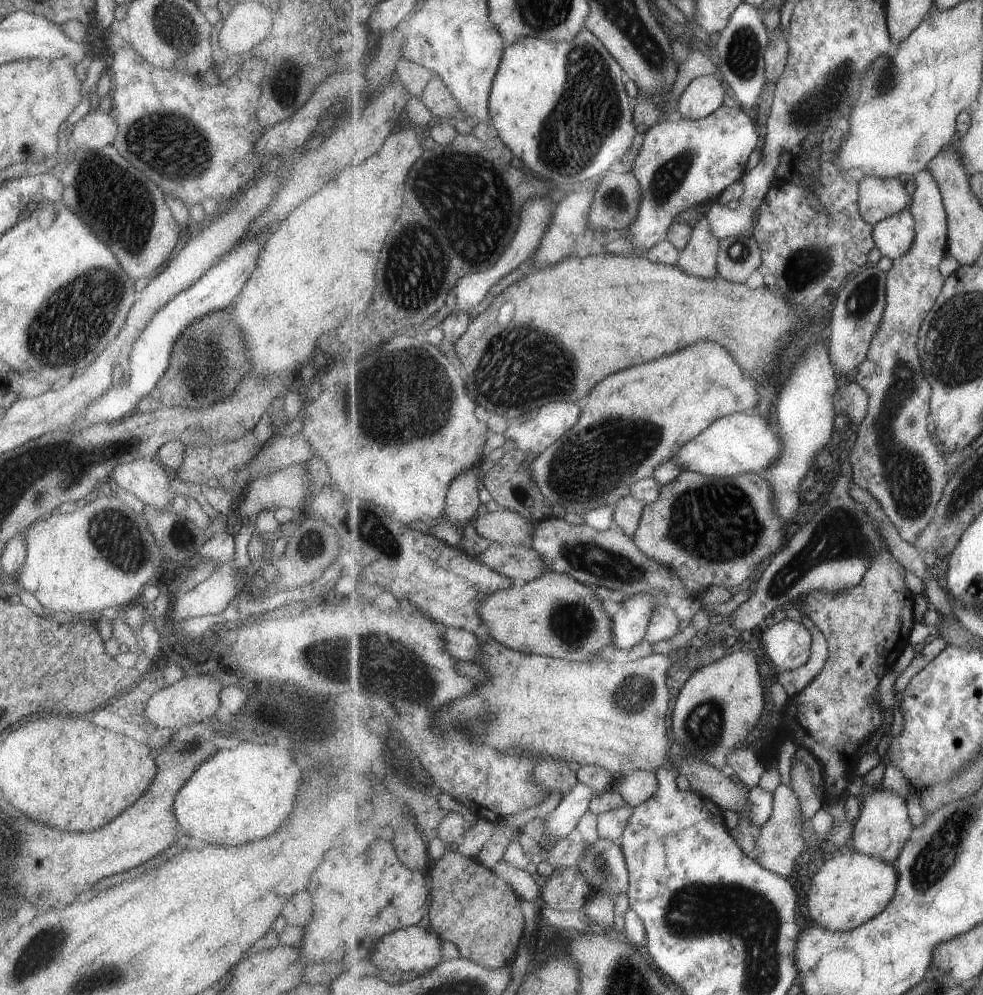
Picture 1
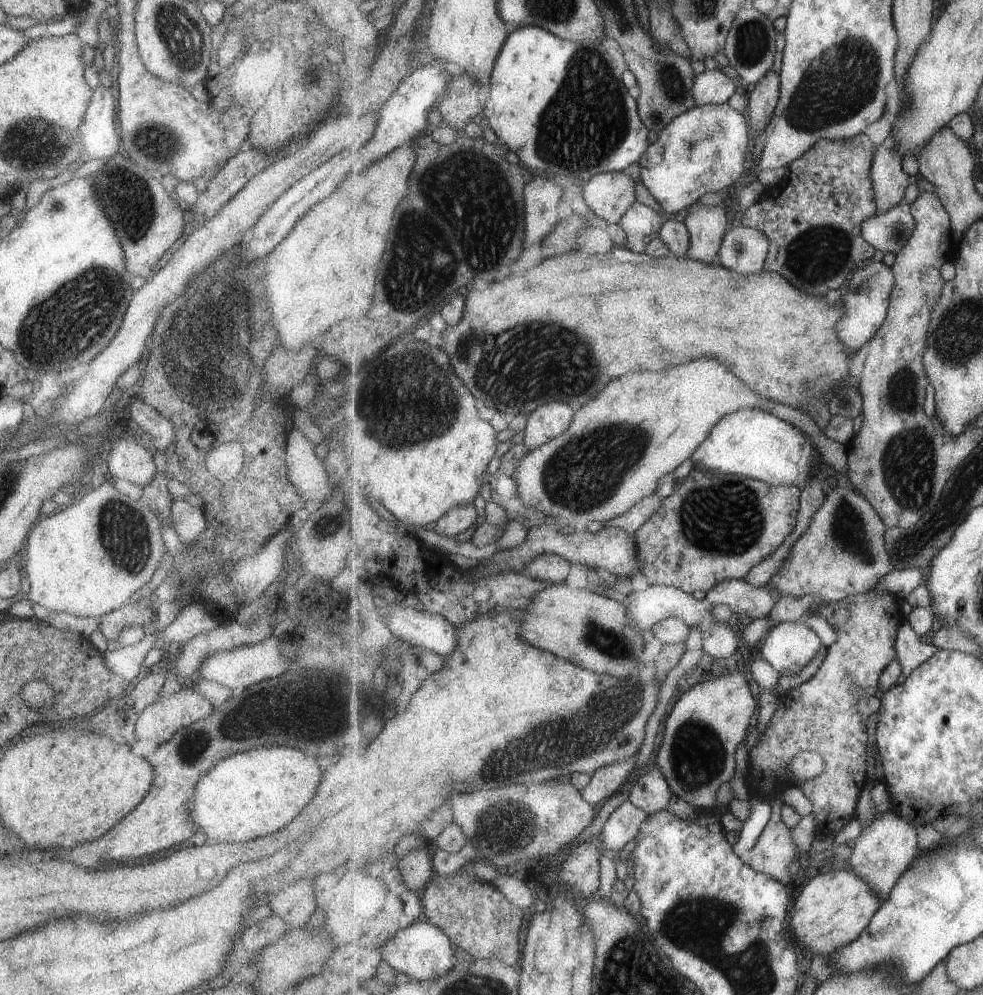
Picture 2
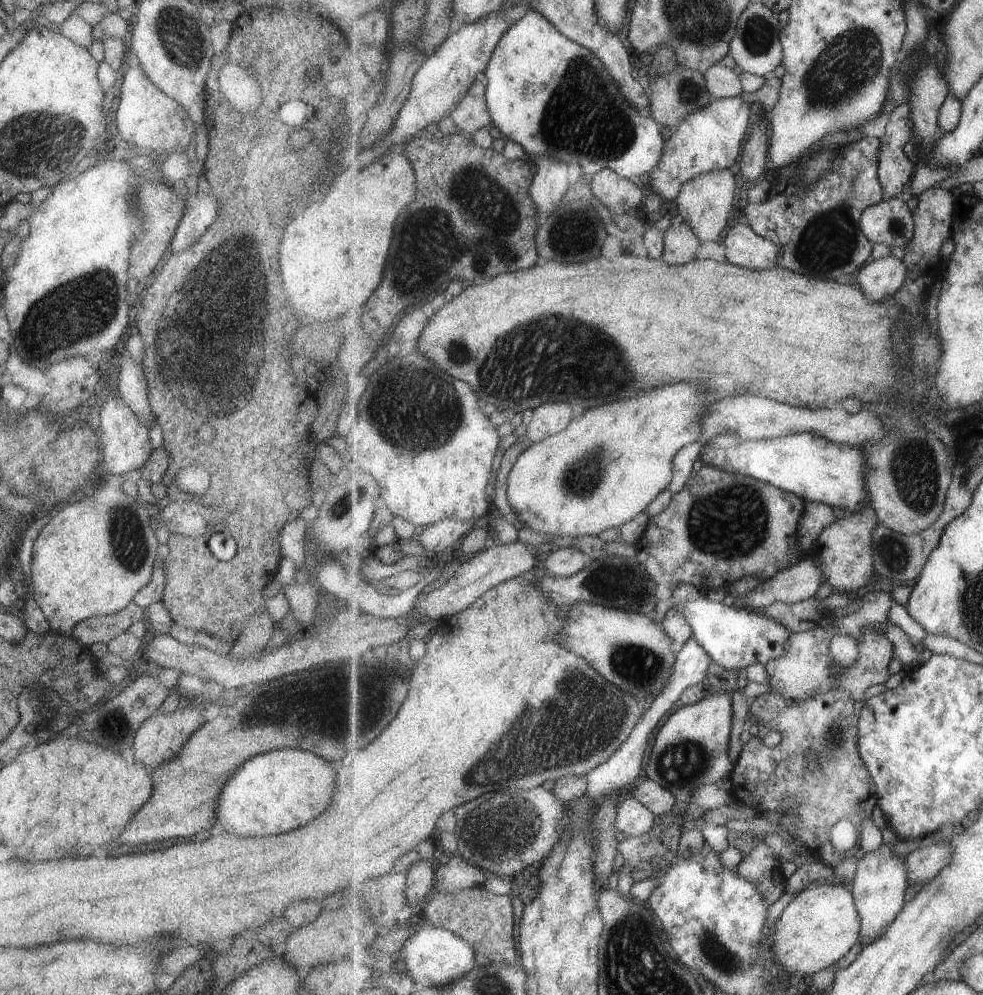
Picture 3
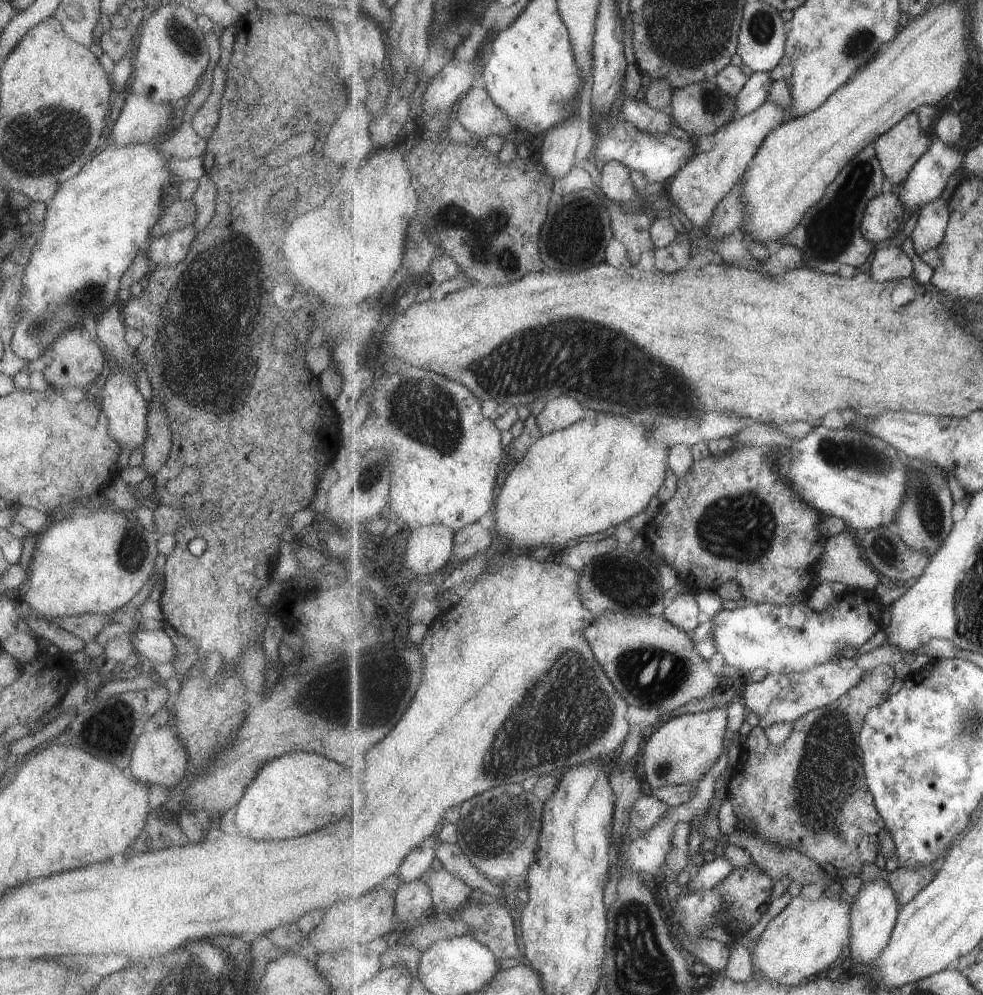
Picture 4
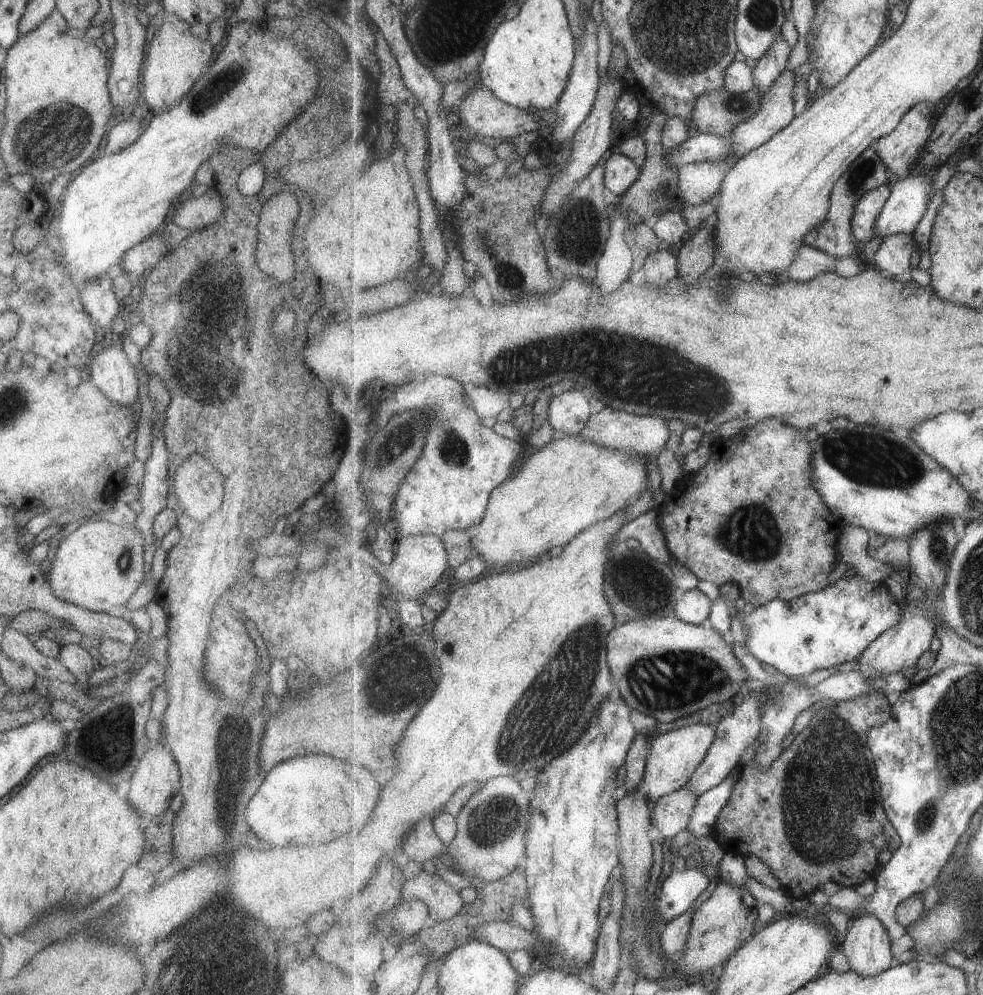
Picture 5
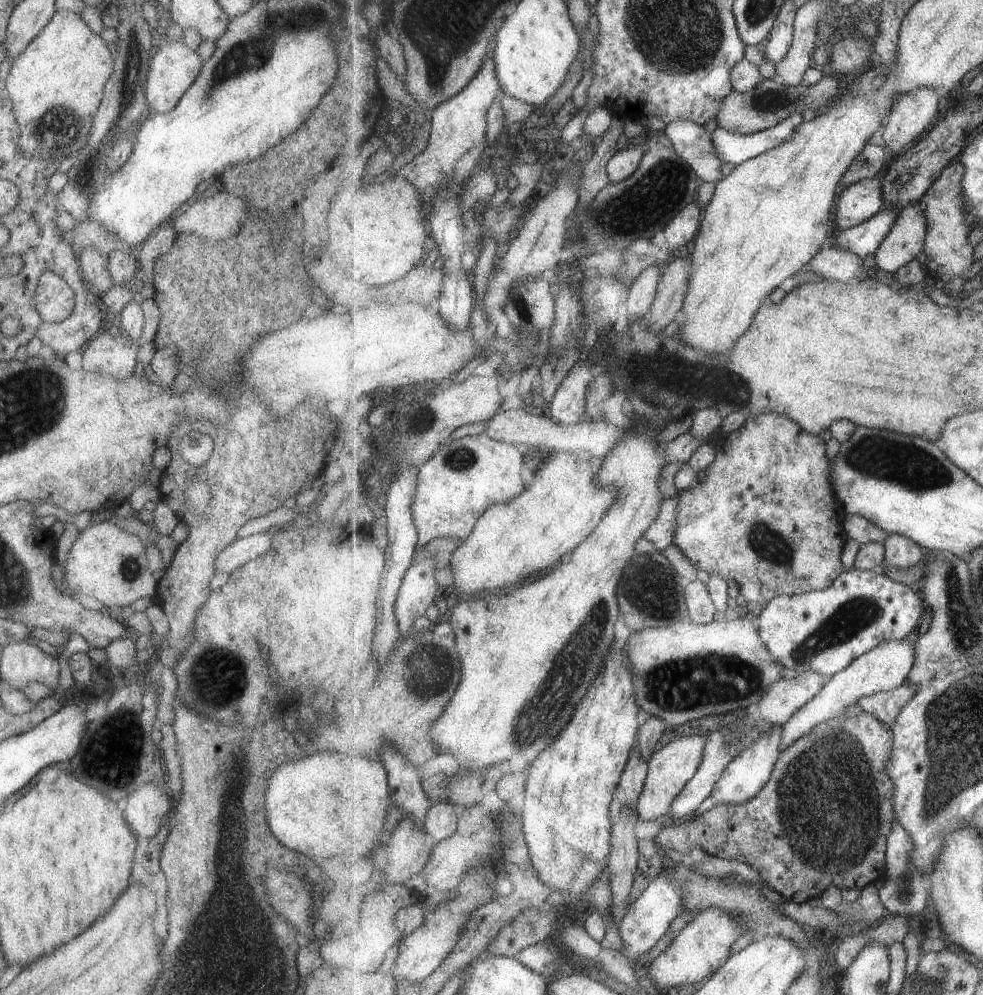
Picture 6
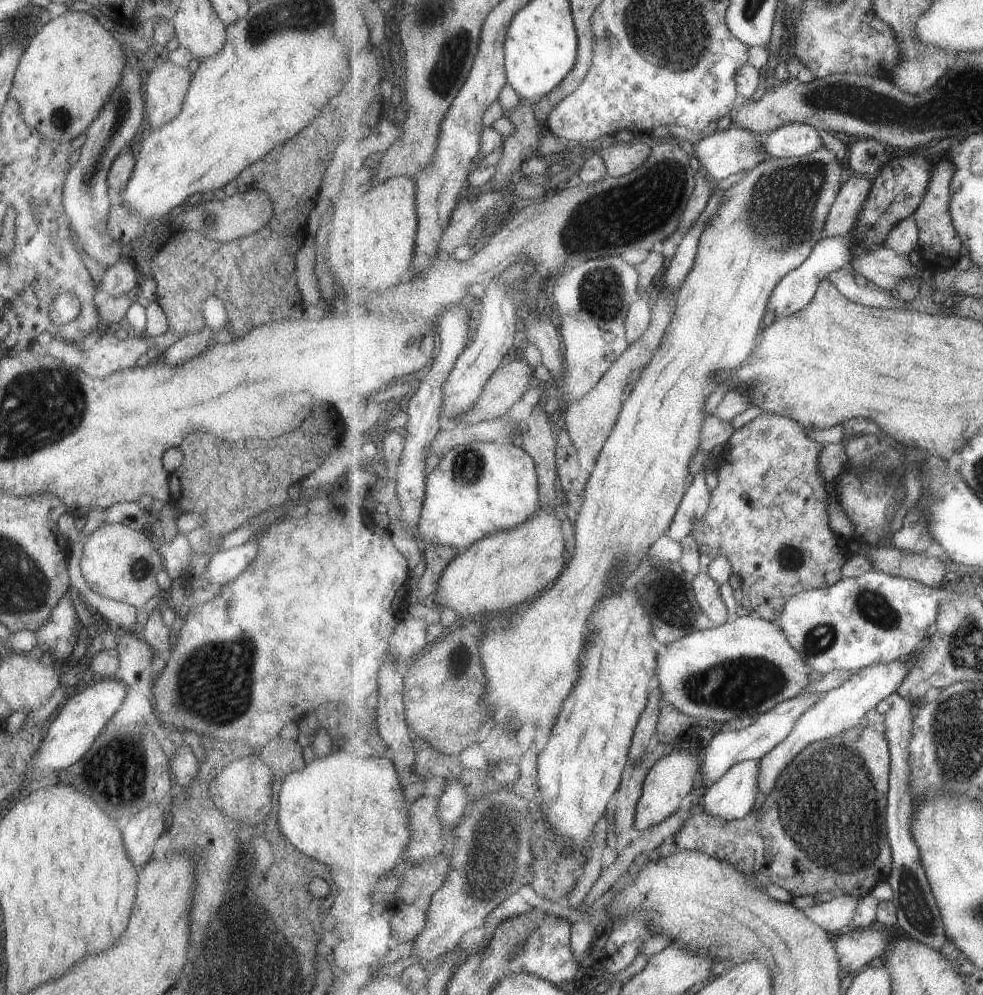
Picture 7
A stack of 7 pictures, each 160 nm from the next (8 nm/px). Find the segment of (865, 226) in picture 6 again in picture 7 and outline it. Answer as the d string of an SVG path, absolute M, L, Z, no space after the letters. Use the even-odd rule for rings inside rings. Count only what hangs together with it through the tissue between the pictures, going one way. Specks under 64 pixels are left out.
M851 234L840 237L825 236L820 240L819 244L813 249L812 255L795 270L792 270L783 280L776 286L773 291L772 298L769 301L768 309L771 310L776 318L788 317L804 308L812 301L816 295L821 279L829 276L831 271L839 270L839 268L847 267L849 262L853 260L852 244L854 239Z

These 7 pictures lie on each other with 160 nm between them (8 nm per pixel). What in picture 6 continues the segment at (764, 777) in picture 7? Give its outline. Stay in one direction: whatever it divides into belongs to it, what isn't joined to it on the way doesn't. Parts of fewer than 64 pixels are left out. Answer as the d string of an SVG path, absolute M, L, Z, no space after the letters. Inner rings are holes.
M913 636L902 641L883 642L854 660L844 671L832 676L831 680L784 724L780 746L782 752L802 736L809 734L818 724L845 715L843 710L853 704L859 705L858 702L862 698L903 686L916 659L916 638Z

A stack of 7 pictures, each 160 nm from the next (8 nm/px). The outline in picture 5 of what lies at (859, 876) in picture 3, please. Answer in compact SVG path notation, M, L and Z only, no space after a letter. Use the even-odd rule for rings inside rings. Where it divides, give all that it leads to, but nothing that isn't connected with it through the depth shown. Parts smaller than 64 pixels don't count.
M867 912L853 916L853 922L841 948L853 971L874 977L895 966L892 938L882 920Z

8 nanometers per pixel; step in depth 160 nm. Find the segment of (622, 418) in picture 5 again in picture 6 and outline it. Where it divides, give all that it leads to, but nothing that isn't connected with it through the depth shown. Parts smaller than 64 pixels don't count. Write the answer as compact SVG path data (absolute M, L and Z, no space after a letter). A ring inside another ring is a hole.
M509 409L495 415L489 422L483 433L498 441L503 441L521 447L534 446L539 450L554 450L557 452L571 452L576 449L587 450L594 456L606 458L614 449L615 444L623 436L624 430L608 423L607 420L598 423L585 421L576 425L564 425L557 420L549 420L549 415L545 412L535 410Z

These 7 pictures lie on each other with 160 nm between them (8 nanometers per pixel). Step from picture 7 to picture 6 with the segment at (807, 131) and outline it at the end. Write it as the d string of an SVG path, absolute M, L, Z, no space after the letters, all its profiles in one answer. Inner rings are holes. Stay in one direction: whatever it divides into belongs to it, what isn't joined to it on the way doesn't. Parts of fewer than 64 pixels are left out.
M795 113L777 126L769 127L752 135L732 133L724 126L716 128L712 135L722 161L731 162L737 166L781 146L795 134L802 122L801 113Z

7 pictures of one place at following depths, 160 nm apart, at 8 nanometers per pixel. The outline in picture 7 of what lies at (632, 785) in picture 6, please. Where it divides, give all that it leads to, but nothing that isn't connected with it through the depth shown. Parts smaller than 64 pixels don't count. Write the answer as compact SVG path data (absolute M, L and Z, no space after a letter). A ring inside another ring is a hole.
M657 676L652 680L648 697L648 707L641 714L640 722L632 740L632 747L628 756L628 760L631 763L638 761L647 752L647 748L649 748L653 736L655 736L655 731L657 732L658 730L660 712L664 706L662 702L664 692Z

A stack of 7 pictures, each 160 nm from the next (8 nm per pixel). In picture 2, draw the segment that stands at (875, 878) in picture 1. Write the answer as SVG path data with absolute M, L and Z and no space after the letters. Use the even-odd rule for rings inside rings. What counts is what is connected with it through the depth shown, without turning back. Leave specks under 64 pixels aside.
M831 870L812 878L792 904L789 926L794 930L795 944L821 954L823 958L835 955L842 947L855 942L871 924L871 919L883 900L867 881L855 871Z

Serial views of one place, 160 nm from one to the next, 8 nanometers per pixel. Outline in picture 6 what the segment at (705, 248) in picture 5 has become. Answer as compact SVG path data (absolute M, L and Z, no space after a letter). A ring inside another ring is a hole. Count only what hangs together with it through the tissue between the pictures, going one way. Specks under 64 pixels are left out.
M692 256L673 260L664 266L658 293L647 314L645 326L653 331L667 328L684 308L684 300L688 293L688 282L691 274Z

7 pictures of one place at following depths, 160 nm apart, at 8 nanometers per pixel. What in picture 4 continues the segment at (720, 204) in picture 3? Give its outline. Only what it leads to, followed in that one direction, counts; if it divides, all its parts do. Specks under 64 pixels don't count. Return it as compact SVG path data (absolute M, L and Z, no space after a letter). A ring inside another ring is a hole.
M768 100L757 110L728 123L726 129L715 132L713 148L695 155L681 167L672 180L670 200L674 208L681 210L693 226L709 225L714 210L746 173L750 162L756 157L758 148L776 128L788 120L789 113L790 110L784 106Z

